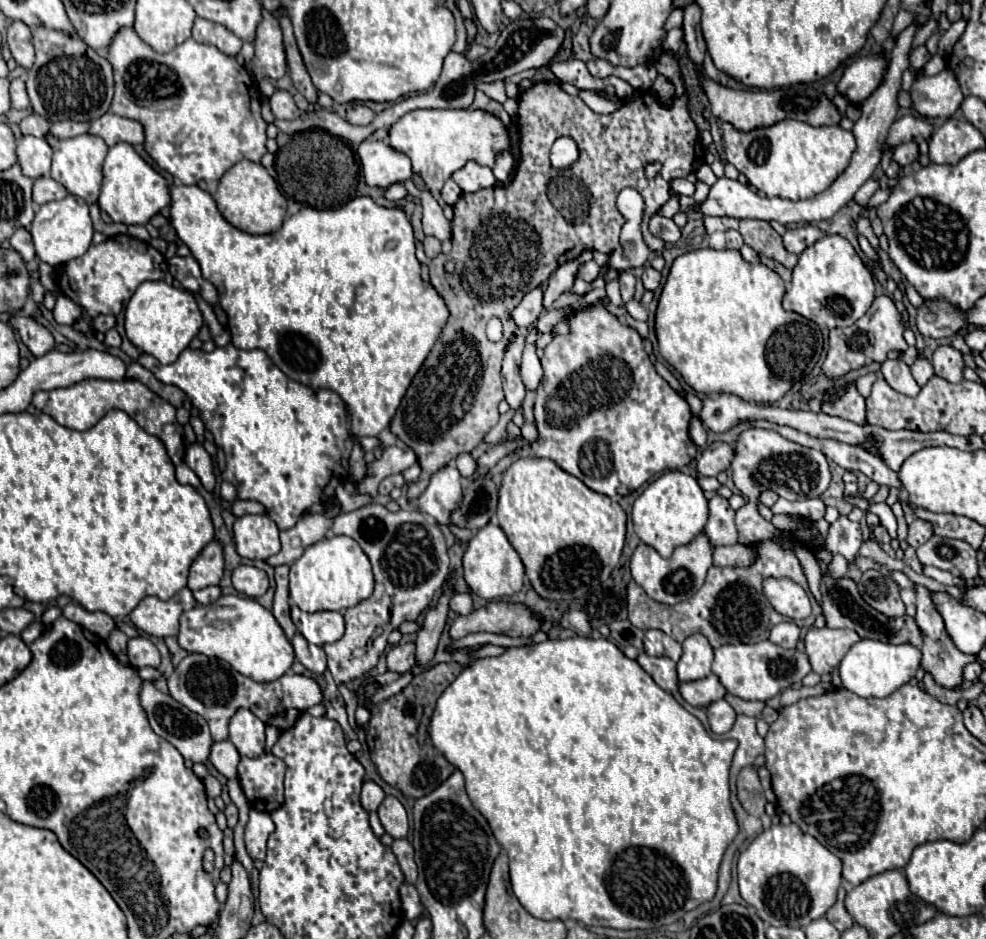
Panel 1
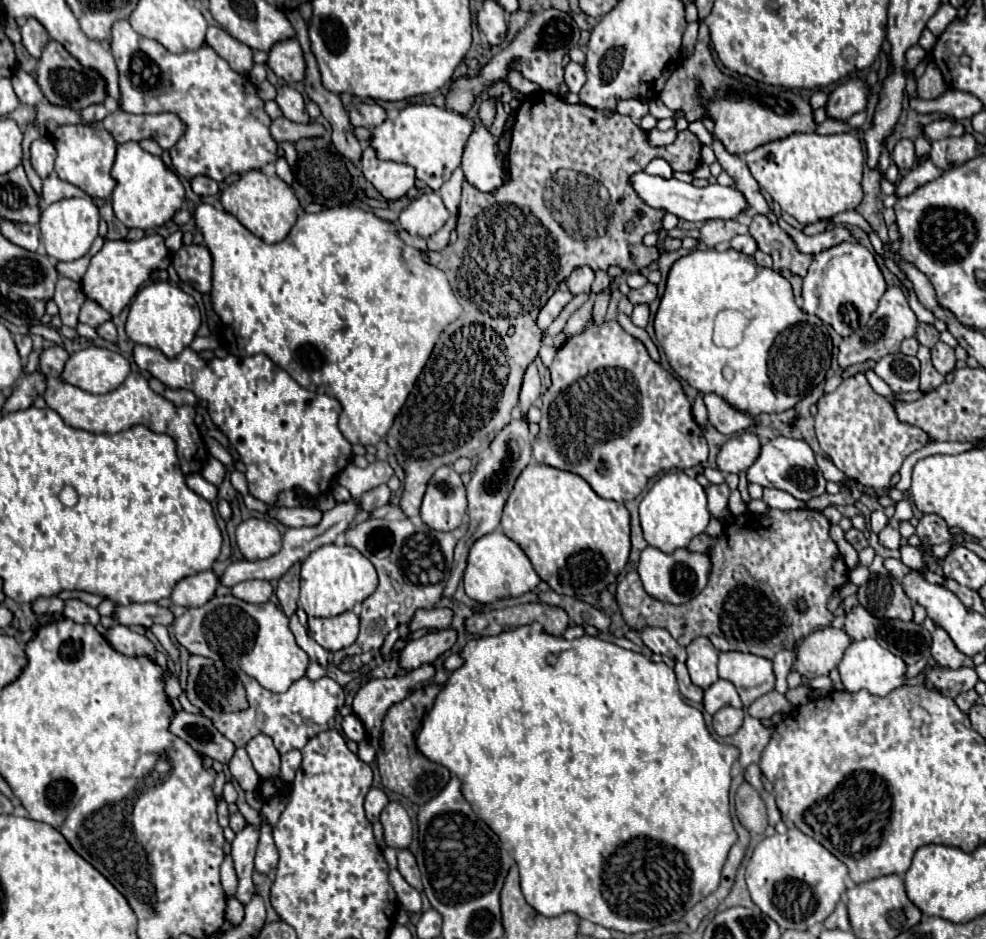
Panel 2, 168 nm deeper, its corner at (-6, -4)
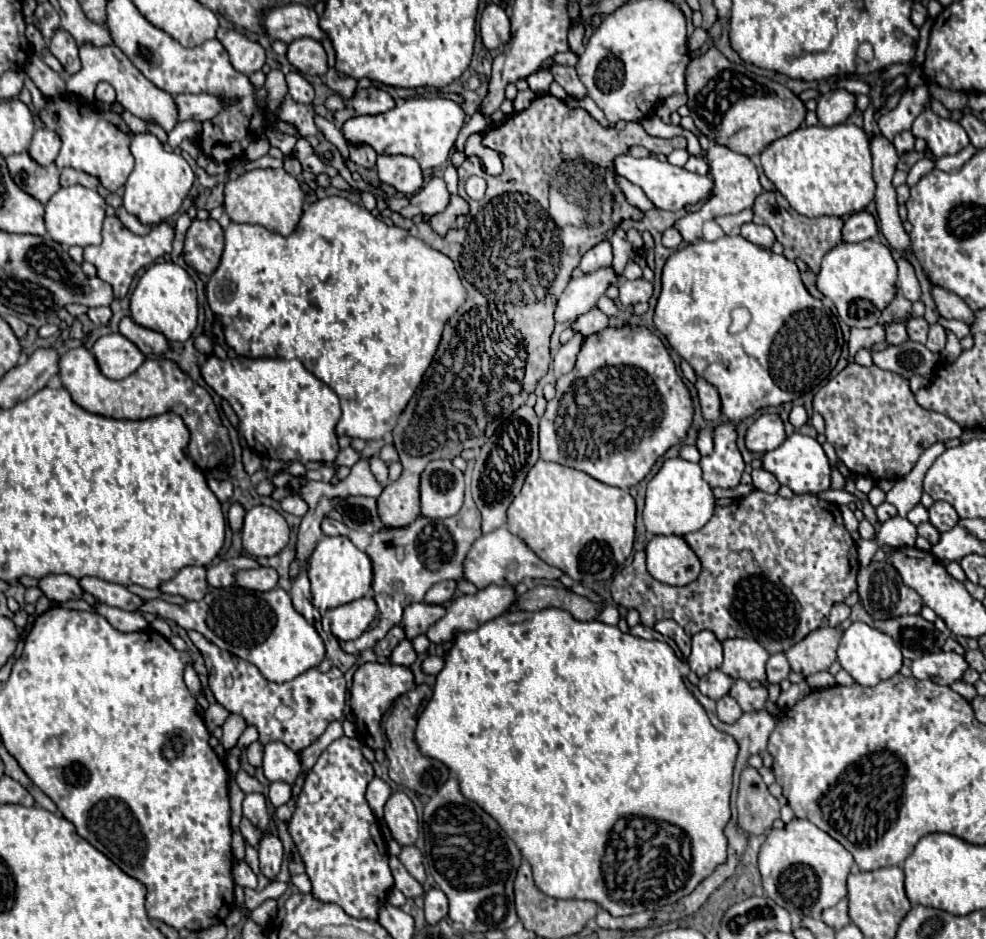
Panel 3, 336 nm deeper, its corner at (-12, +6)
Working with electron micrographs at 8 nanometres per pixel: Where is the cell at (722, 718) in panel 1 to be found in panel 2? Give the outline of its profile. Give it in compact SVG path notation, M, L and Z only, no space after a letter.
M724 706L714 714L714 730L718 736L730 736L736 734L740 724L744 720L744 710L732 708L732 706Z

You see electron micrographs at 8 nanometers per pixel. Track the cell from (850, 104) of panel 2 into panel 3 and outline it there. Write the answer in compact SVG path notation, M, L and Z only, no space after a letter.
M834 90L818 98L816 116L822 126L836 126L842 124L854 112L854 108L856 108L854 94L846 90Z

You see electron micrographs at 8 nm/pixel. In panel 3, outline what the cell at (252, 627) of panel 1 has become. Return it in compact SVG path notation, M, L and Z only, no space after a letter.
M240 586L212 588L200 602L176 606L156 598L144 600L138 612L150 612L164 620L174 620L186 630L198 630L218 648L254 664L270 682L290 682L306 670L318 668L326 656L322 636L314 624L292 606L290 594L282 588L270 592L254 592Z

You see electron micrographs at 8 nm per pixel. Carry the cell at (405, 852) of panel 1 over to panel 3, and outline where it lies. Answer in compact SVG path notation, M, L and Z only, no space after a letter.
M404 846L402 852L398 854L398 860L404 864L404 868L420 882L424 884L426 880L426 872L424 872L424 864L422 864L422 854L416 846Z

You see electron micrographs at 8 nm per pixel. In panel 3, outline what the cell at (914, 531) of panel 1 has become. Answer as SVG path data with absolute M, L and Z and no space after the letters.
M934 502L930 506L930 524L938 532L952 530L958 524L958 514L956 514L956 510L948 502Z

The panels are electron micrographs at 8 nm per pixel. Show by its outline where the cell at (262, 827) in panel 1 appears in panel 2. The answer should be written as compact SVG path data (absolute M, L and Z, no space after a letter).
M260 814L260 816L262 816L262 824L260 824L260 840L258 840L258 848L256 848L256 870L268 874L278 864L278 850L272 840L272 826L264 818L264 814Z

